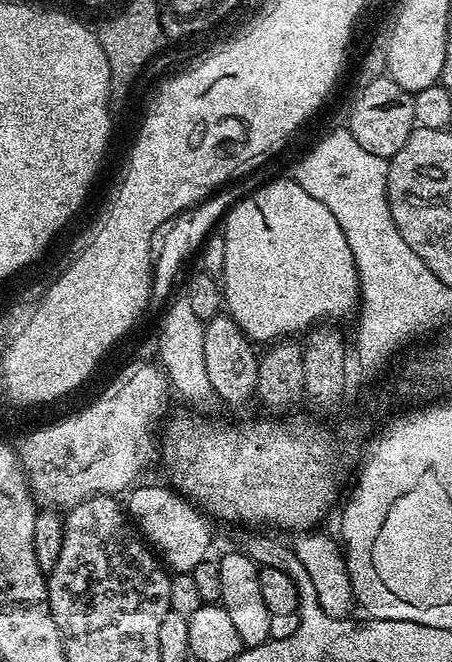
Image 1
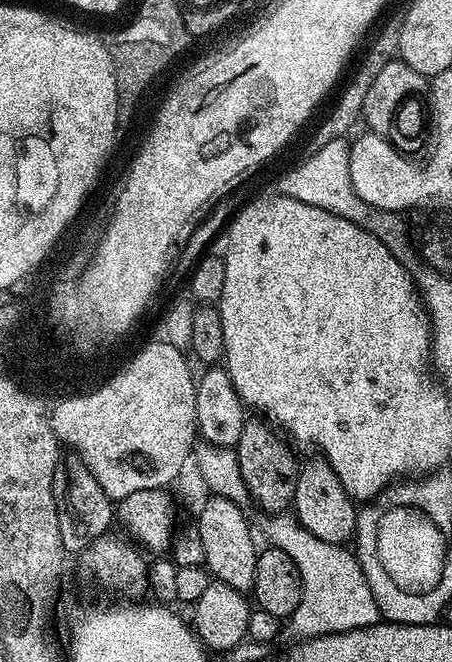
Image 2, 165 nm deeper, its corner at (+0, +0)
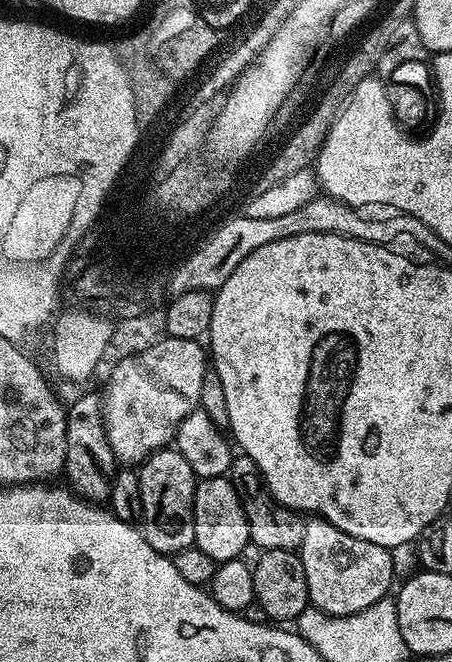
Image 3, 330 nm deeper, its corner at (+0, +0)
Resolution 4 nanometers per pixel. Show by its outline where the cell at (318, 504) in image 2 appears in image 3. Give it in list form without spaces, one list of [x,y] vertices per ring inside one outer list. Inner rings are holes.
[[[305,519],[298,555],[302,570],[306,570],[309,601],[331,616],[349,616],[361,612],[366,606],[385,599],[393,591],[393,553],[374,542],[351,536],[329,520]]]

